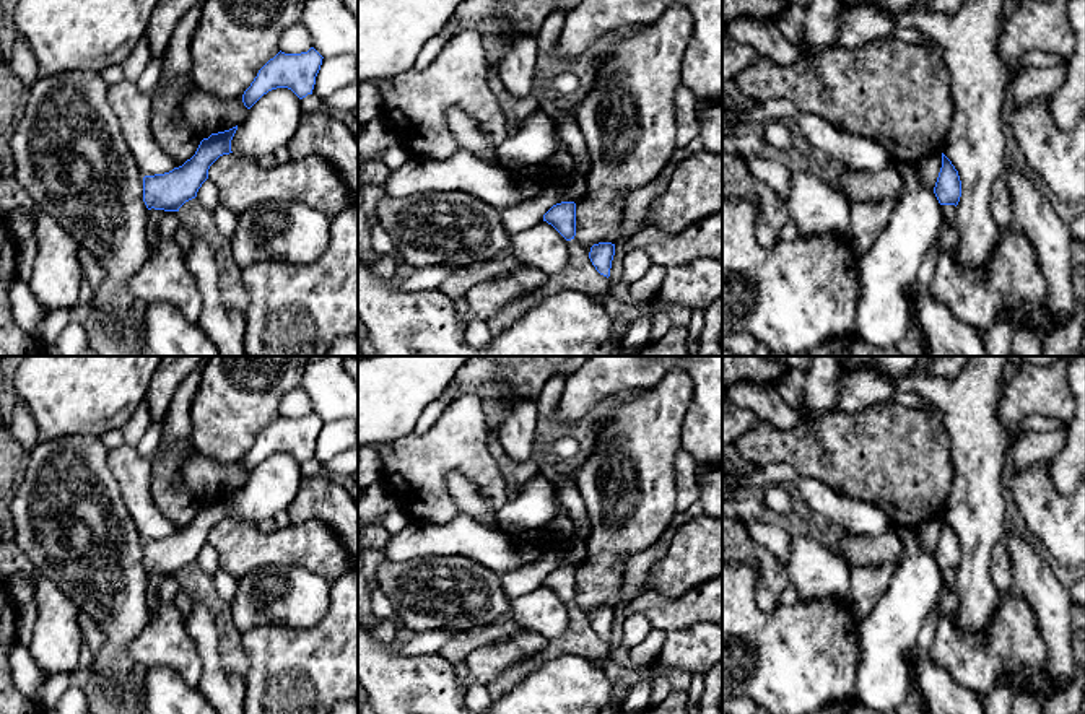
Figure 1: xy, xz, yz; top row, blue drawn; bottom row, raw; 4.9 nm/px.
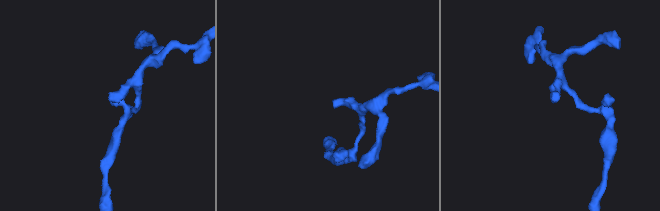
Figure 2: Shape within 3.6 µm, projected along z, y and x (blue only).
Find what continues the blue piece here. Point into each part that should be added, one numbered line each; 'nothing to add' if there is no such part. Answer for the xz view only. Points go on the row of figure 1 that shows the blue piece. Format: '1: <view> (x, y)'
nothing to add

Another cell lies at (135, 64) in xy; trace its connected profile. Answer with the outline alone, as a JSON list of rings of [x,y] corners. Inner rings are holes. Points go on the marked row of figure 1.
[[[142,37],[132,49],[130,55],[122,62],[124,80],[137,83],[151,62],[148,41]]]

